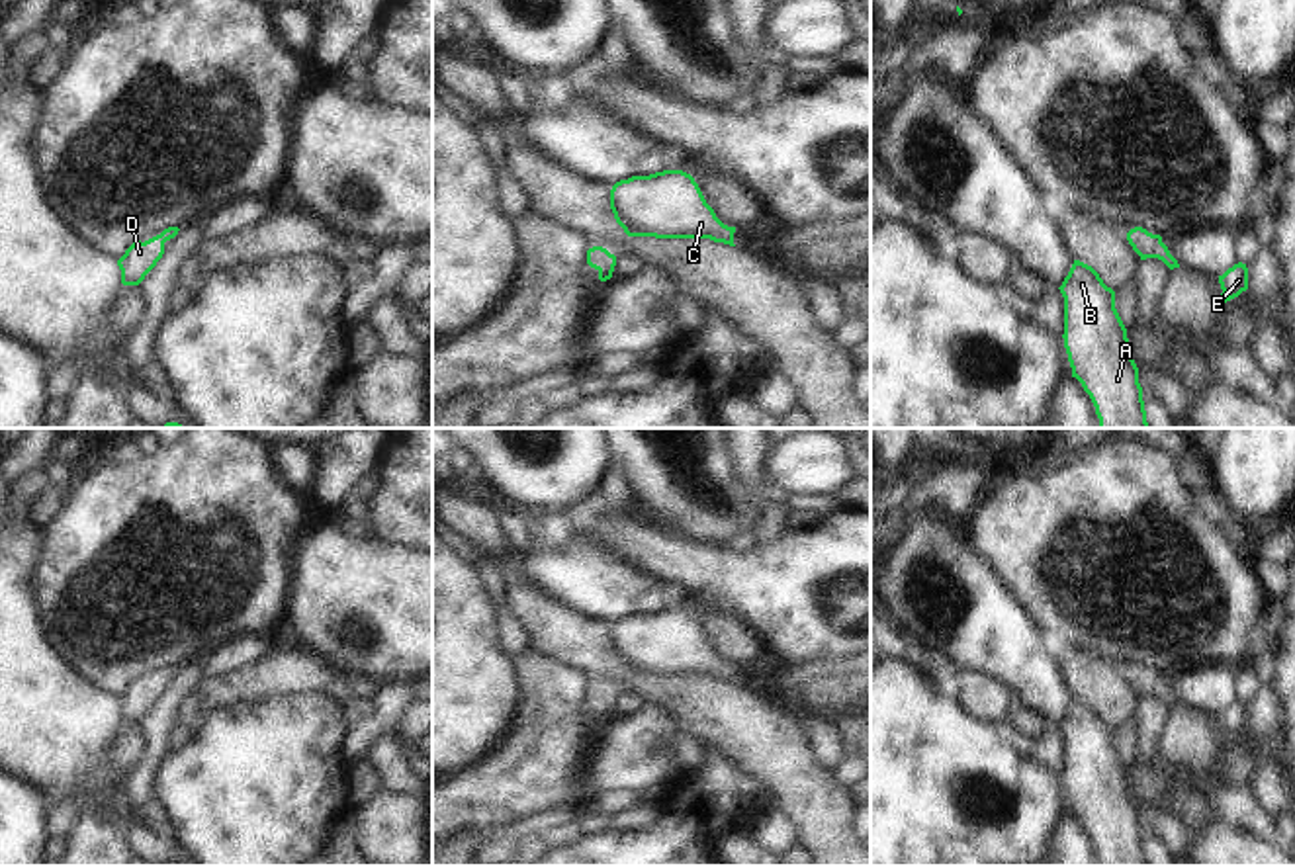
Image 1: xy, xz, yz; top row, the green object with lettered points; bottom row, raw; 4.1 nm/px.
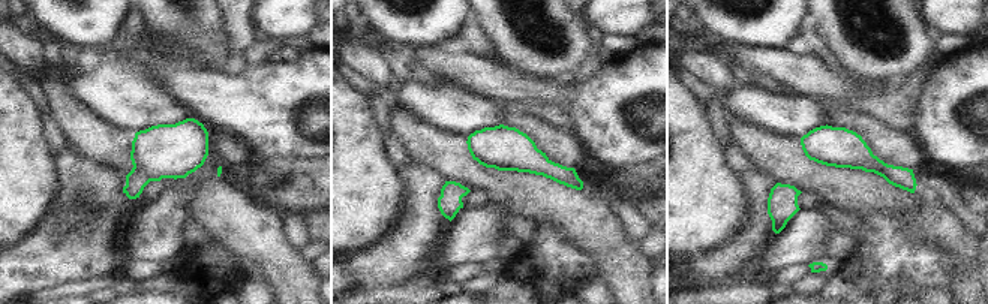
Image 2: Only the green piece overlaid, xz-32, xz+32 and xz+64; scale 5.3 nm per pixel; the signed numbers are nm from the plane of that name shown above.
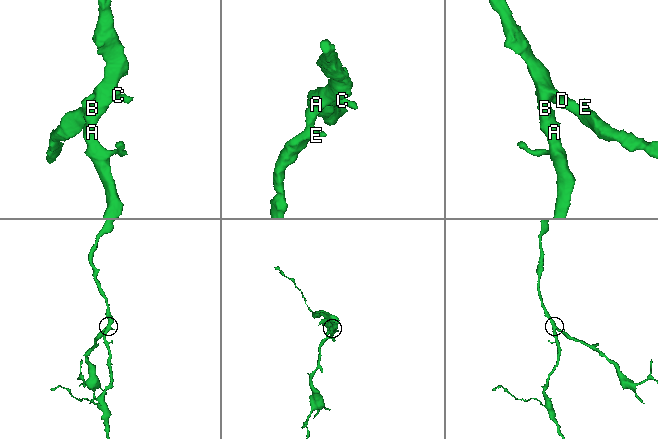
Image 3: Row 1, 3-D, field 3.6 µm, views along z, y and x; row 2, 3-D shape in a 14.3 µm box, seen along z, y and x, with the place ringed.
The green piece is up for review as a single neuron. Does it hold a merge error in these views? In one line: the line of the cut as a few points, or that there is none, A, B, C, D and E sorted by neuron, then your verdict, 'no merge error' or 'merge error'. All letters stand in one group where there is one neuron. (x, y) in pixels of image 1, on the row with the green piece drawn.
no cut; A B C D E; no merge error

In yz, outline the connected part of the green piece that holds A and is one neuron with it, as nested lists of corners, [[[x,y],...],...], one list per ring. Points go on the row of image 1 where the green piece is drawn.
[[[1080,260],[1058,289],[1072,377],[1090,395],[1099,428],[1148,428],[1139,368],[1115,309],[1115,291]]]

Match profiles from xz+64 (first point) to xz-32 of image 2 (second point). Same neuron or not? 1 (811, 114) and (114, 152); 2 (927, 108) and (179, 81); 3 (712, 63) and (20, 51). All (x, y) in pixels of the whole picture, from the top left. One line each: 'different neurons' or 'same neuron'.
1: different neurons
2: same neuron
3: same neuron

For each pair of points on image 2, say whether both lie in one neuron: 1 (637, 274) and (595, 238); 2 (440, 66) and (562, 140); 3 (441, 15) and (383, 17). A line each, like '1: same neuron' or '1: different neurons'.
1: same neuron
2: different neurons
3: same neuron

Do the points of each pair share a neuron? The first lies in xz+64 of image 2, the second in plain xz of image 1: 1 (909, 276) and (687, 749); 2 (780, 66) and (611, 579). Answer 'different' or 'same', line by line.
1: different
2: different

